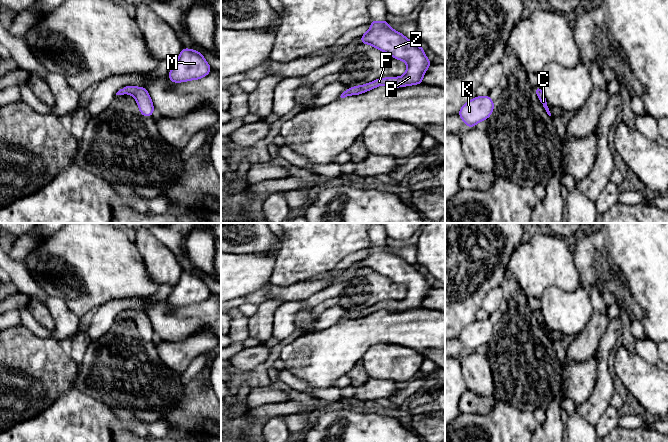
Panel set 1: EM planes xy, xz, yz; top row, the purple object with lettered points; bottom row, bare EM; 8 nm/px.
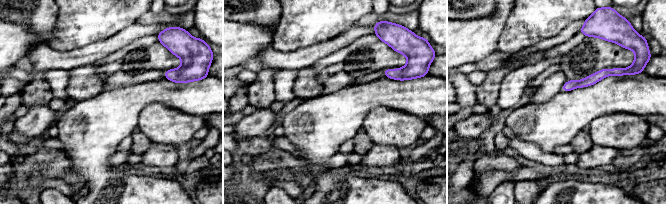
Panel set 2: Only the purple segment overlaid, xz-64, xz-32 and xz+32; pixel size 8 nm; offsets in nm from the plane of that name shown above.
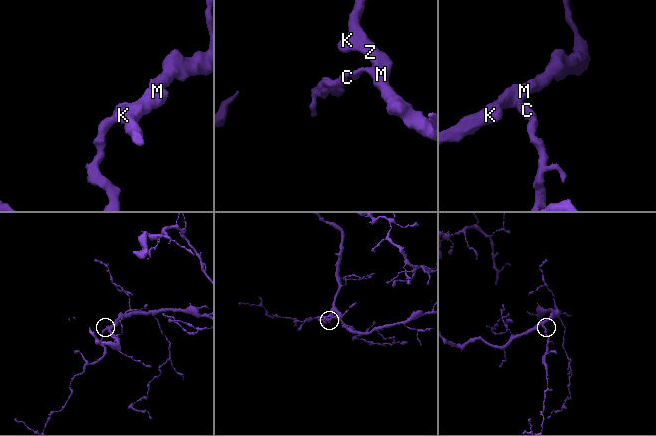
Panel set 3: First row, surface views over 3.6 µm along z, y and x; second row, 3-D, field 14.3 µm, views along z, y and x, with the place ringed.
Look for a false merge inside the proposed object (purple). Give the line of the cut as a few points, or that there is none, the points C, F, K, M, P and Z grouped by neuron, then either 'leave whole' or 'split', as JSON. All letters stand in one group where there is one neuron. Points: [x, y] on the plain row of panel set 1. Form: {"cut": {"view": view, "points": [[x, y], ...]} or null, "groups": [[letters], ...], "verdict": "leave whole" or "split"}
{"cut": null, "groups": [["C", "F", "K", "M", "P", "Z"]], "verdict": "leave whole"}

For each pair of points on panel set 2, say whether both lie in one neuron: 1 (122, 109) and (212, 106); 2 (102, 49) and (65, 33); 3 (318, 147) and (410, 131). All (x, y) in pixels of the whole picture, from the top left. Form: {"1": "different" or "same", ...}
{"1": "same", "2": "different", "3": "different"}

